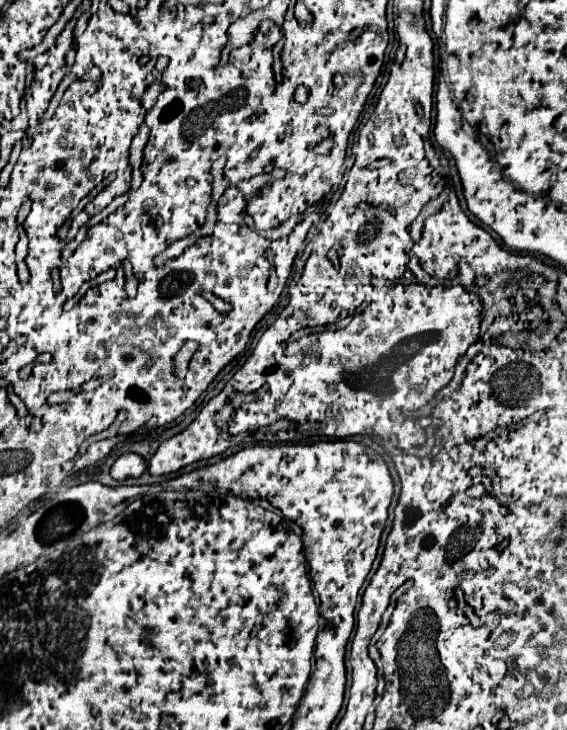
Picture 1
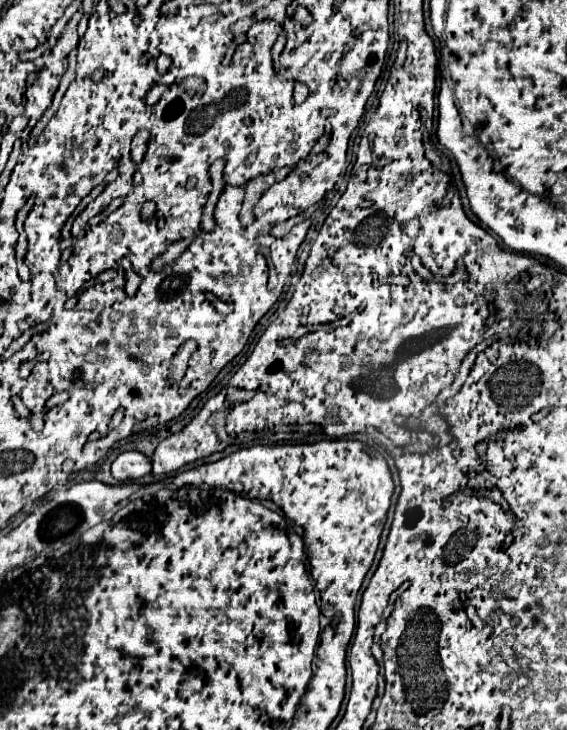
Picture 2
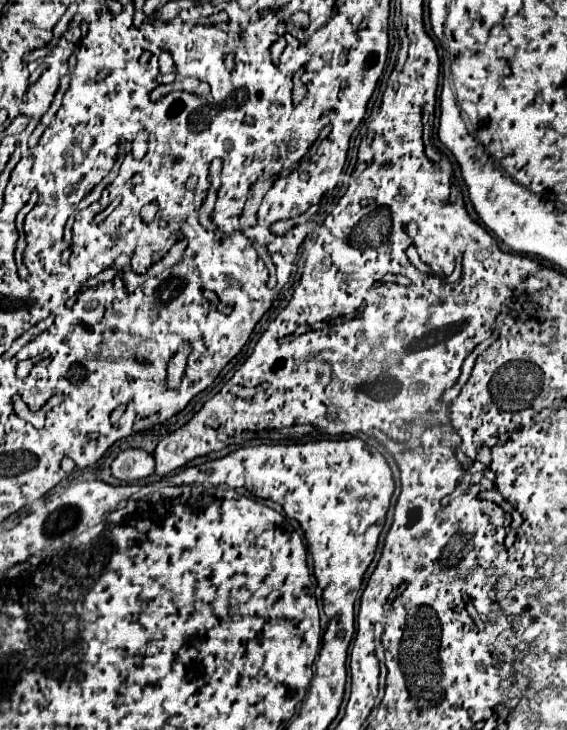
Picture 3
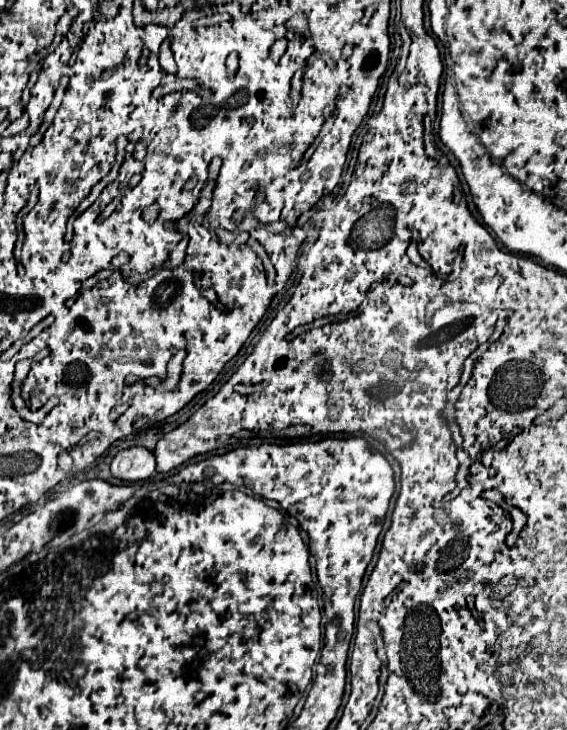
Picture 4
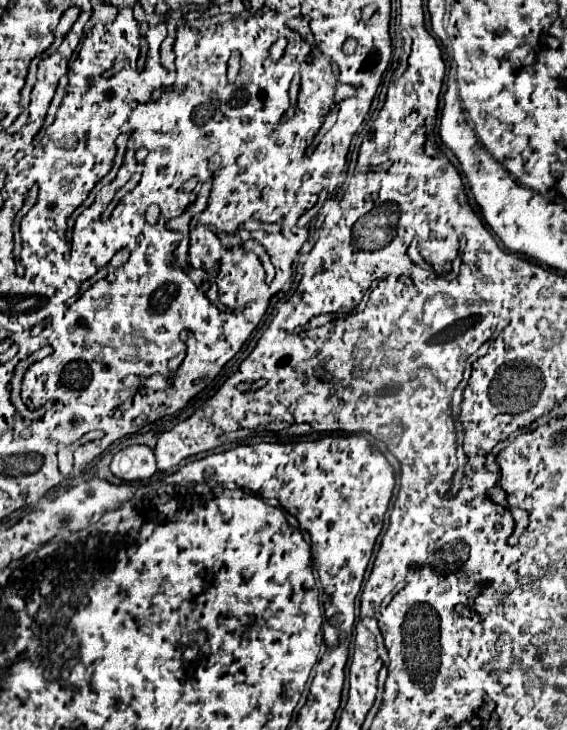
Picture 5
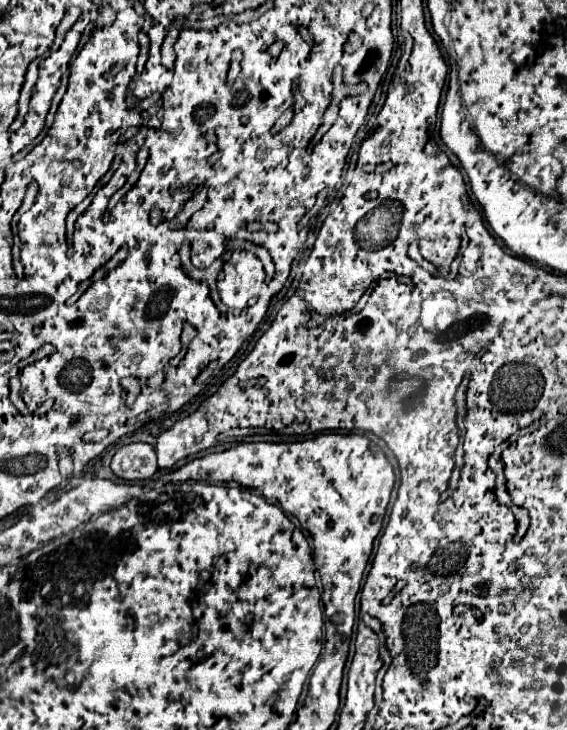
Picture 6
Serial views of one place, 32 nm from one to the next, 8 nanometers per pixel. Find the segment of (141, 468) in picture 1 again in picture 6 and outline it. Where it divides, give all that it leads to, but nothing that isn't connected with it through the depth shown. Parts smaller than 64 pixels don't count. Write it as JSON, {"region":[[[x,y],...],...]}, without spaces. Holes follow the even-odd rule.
{"region":[[[146,442],[122,446],[112,458],[112,472],[124,480],[146,480],[156,470],[156,452]]]}

